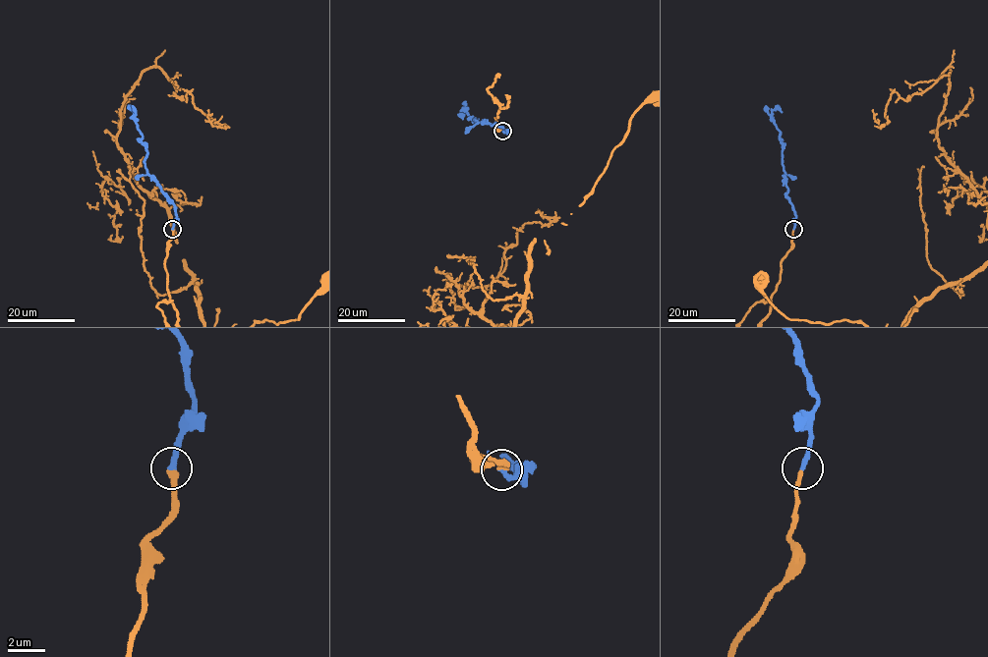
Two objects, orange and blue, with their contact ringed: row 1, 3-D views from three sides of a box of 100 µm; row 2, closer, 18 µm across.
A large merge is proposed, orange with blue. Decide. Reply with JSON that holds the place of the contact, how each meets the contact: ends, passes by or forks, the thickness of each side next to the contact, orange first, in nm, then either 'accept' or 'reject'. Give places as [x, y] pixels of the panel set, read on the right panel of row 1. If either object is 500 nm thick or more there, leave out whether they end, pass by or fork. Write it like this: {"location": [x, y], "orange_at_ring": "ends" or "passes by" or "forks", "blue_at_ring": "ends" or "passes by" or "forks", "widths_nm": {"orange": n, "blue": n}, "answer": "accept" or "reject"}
{"location": [793, 229], "orange_at_ring": "ends", "blue_at_ring": "ends", "widths_nm": {"orange": 280, "blue": 240}, "answer": "accept"}

